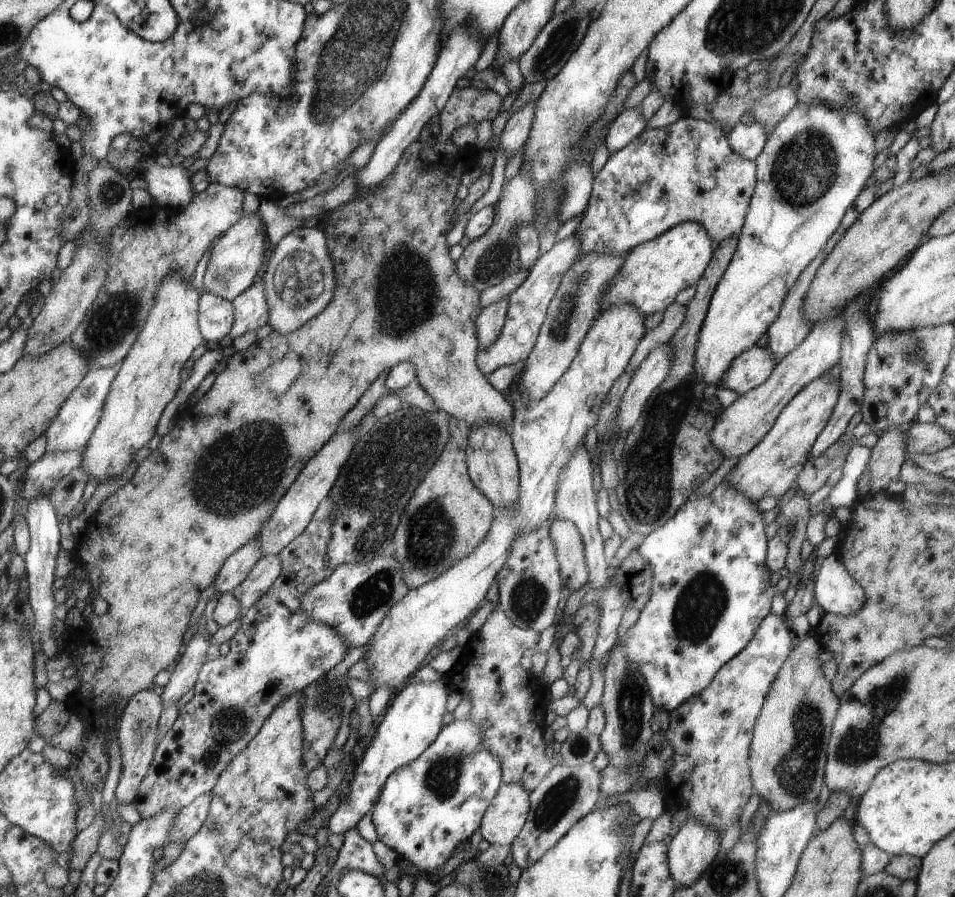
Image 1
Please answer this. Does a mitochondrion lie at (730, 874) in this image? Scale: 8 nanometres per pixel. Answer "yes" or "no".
yes

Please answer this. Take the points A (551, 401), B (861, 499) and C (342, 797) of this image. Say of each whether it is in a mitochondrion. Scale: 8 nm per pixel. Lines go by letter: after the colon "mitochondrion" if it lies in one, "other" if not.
A: other
B: other
C: other

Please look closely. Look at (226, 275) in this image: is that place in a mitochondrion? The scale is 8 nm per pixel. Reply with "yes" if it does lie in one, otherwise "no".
yes

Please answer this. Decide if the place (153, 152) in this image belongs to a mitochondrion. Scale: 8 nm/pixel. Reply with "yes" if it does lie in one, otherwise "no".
no

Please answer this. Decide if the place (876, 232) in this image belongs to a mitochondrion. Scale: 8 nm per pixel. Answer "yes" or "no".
no

